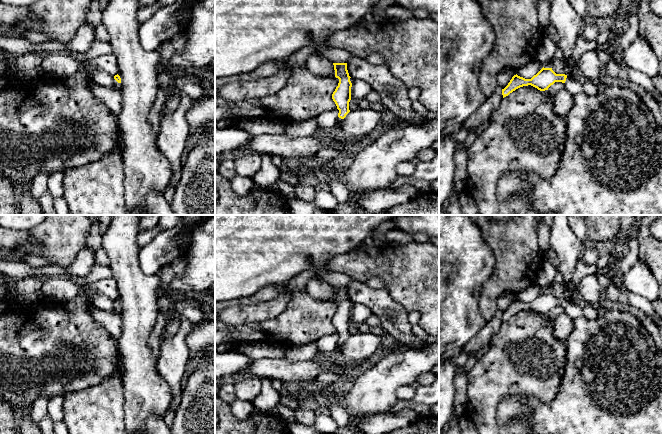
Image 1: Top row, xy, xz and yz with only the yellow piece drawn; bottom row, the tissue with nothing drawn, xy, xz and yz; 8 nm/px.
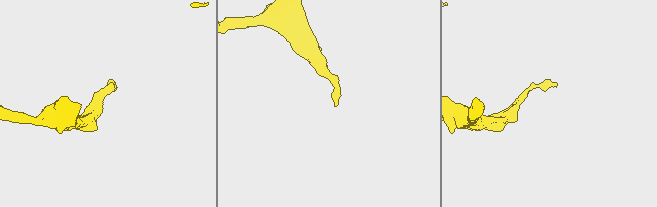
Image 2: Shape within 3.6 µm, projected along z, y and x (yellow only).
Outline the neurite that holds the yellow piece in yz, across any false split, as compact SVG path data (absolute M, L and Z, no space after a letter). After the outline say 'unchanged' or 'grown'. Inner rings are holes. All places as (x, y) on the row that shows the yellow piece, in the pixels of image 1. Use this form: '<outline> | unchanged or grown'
M542 68L531 79L525 79L517 74L512 77L508 85L502 89L503 98L516 89L531 85L540 91L548 90L555 82L562 82L566 89L573 95L583 93L583 84L577 79L571 79L565 74L556 74L552 68Z | grown

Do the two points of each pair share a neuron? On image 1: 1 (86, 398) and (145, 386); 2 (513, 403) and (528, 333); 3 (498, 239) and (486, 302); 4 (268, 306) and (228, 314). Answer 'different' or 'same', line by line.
1: different
2: different
3: same
4: same

